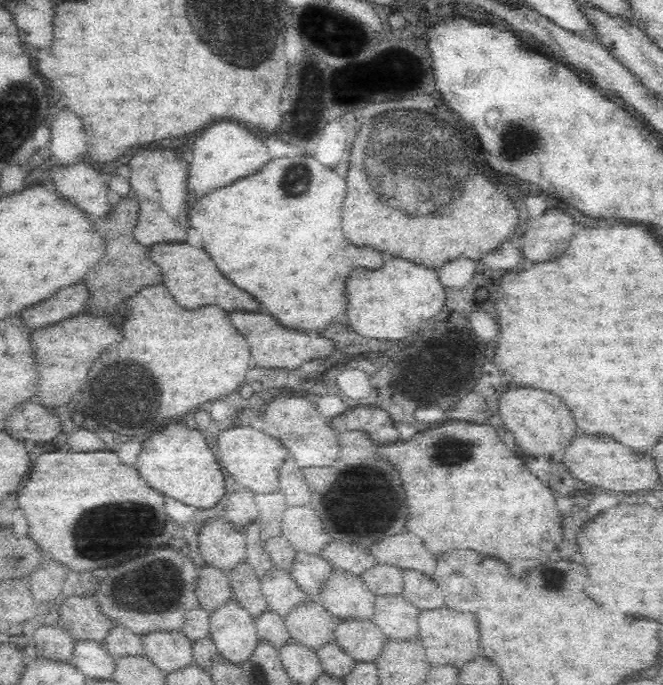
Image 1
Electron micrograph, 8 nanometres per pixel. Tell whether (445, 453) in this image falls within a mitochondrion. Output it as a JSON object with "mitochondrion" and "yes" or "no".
{"mitochondrion":"yes"}

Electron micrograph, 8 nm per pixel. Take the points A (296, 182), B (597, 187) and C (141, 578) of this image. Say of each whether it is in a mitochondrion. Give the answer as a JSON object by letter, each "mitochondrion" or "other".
{"A":"mitochondrion","B":"other","C":"mitochondrion"}

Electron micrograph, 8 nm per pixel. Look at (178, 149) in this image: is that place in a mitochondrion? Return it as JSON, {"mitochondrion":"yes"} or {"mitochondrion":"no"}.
{"mitochondrion":"no"}

